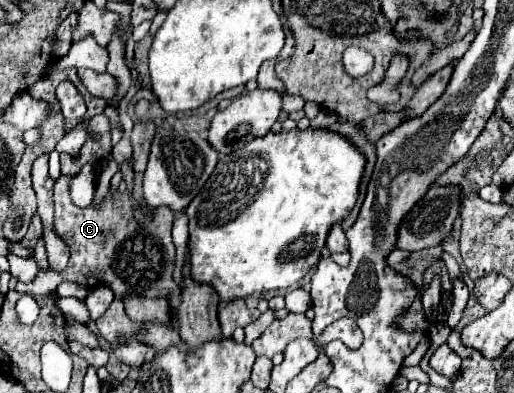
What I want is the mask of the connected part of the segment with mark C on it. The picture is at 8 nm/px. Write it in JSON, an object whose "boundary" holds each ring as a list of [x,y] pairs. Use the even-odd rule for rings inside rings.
{"boundary":[[[134,173],[132,193],[116,191],[116,195],[112,195],[108,191],[102,205],[78,207],[72,203],[72,197],[70,197],[70,183],[74,177],[76,175],[60,175],[54,185],[54,211],[56,211],[54,231],[70,245],[68,267],[59,273],[53,270],[39,270],[33,282],[27,284],[18,281],[16,291],[22,295],[44,296],[55,291],[61,282],[72,281],[86,289],[92,289],[98,285],[108,285],[114,291],[114,297],[118,301],[124,301],[124,297],[128,297],[128,295],[138,295],[138,297],[150,297],[150,299],[170,297],[176,303],[180,297],[180,285],[174,281],[174,275],[172,275],[174,267],[176,267],[176,247],[174,247],[174,241],[170,235],[170,229],[174,223],[174,211],[170,207],[148,207],[144,203],[142,191],[140,191],[140,173]],[[134,211],[142,211],[146,221],[138,223],[134,217]]]}

